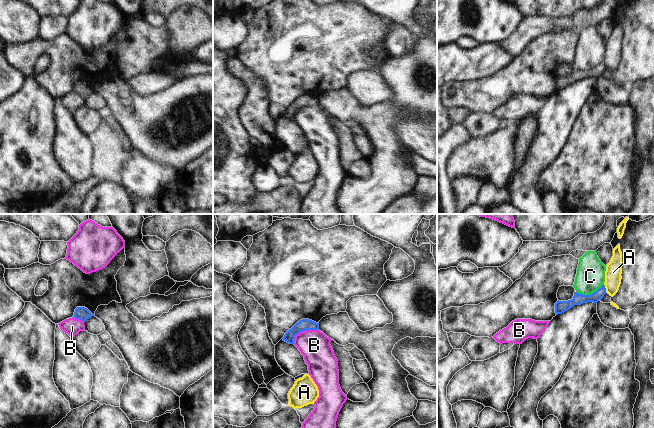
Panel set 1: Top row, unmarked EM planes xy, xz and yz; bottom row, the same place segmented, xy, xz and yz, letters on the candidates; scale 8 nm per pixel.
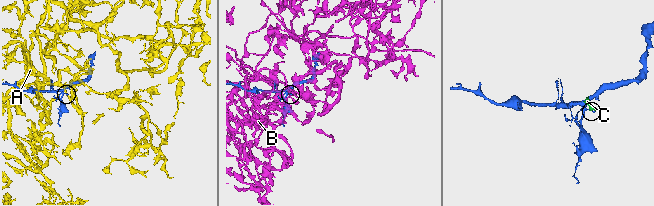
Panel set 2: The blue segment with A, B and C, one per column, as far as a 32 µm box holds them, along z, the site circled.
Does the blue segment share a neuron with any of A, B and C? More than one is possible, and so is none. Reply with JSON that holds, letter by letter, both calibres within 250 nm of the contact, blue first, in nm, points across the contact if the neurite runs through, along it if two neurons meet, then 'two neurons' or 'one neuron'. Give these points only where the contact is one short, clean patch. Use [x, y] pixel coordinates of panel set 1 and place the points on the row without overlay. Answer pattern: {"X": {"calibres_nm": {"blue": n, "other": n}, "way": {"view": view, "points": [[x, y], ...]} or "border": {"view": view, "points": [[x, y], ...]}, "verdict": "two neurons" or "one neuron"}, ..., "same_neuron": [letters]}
{"A": {"calibres_nm": {"blue": 90, "other": 130}, "border": {"view": "yz", "points": [[604, 60], [606, 68]]}, "verdict": "two neurons"}, "B": {"calibres_nm": {"blue": 100, "other": 240}, "border": {"view": "xz", "points": [[318, 105], [300, 107], [295, 112], [293, 119]]}, "verdict": "two neurons"}, "C": {"calibres_nm": {"blue": 90, "other": 220}, "border": {"view": "yz", "points": [[603, 60], [589, 70], [576, 68]]}, "verdict": "two neurons"}, "same_neuron": []}

